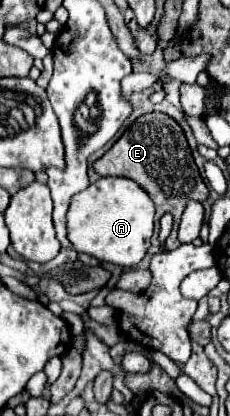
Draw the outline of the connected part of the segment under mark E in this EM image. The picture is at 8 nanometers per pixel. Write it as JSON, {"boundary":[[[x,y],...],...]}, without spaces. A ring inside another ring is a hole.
{"boundary":[[[150,112],[140,118],[136,118],[126,132],[116,140],[112,150],[108,150],[102,158],[94,162],[94,170],[98,176],[126,176],[140,184],[148,196],[152,198],[156,206],[156,220],[164,212],[172,212],[174,216],[174,228],[166,242],[166,248],[176,248],[180,242],[176,238],[180,216],[190,200],[206,200],[208,188],[198,172],[198,166],[194,164],[192,150],[188,148],[184,130],[180,124],[162,112]]]}

